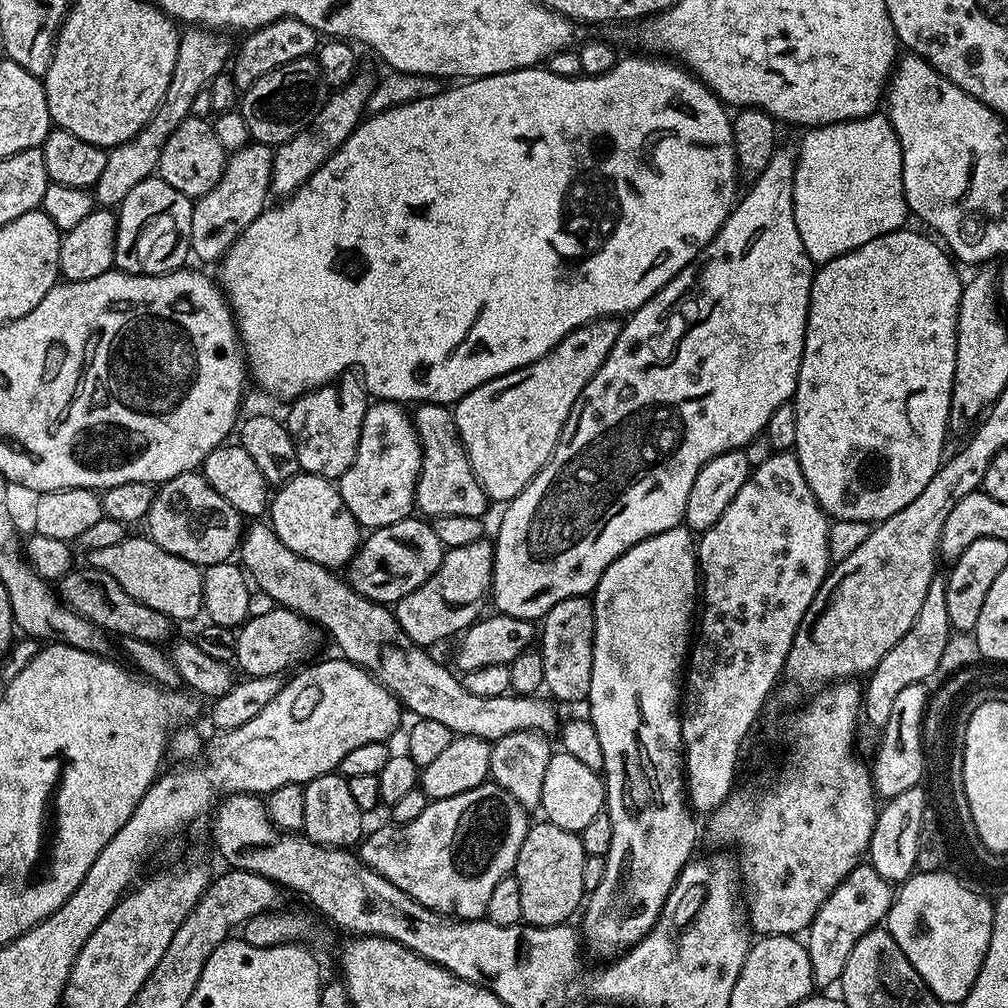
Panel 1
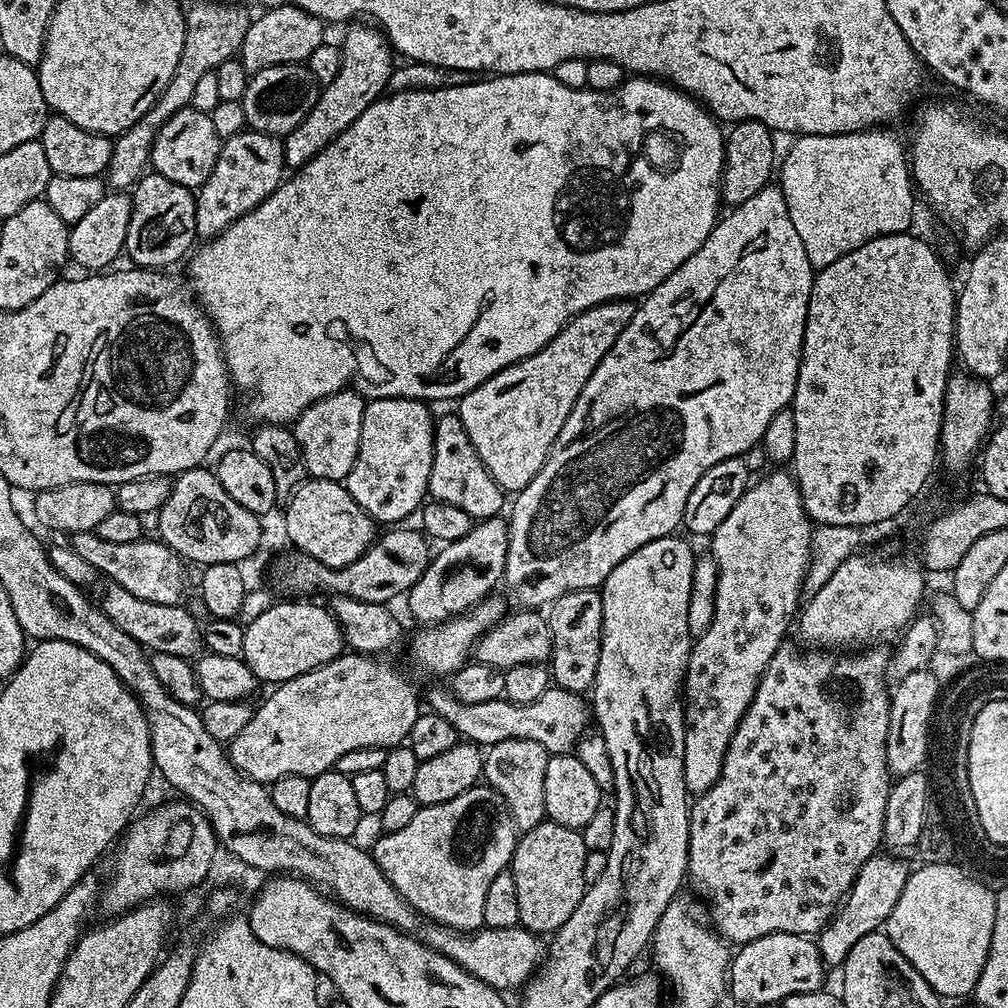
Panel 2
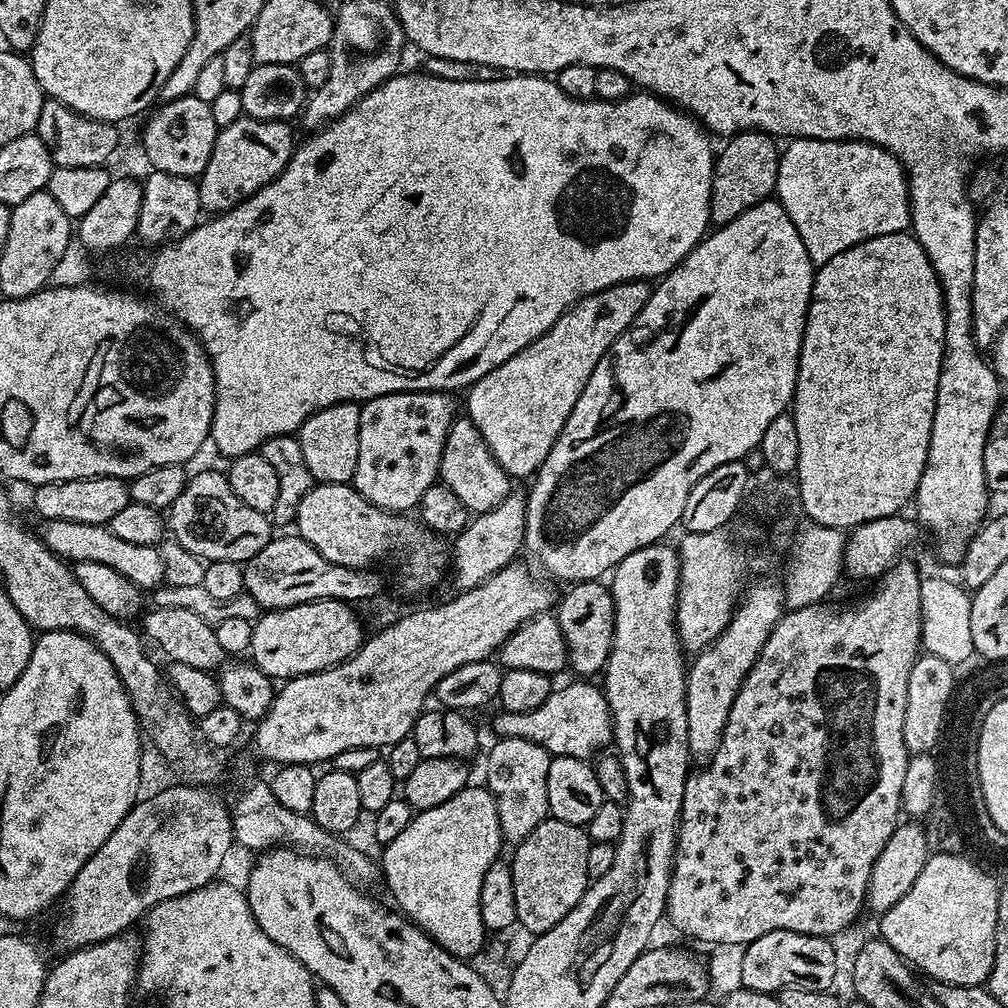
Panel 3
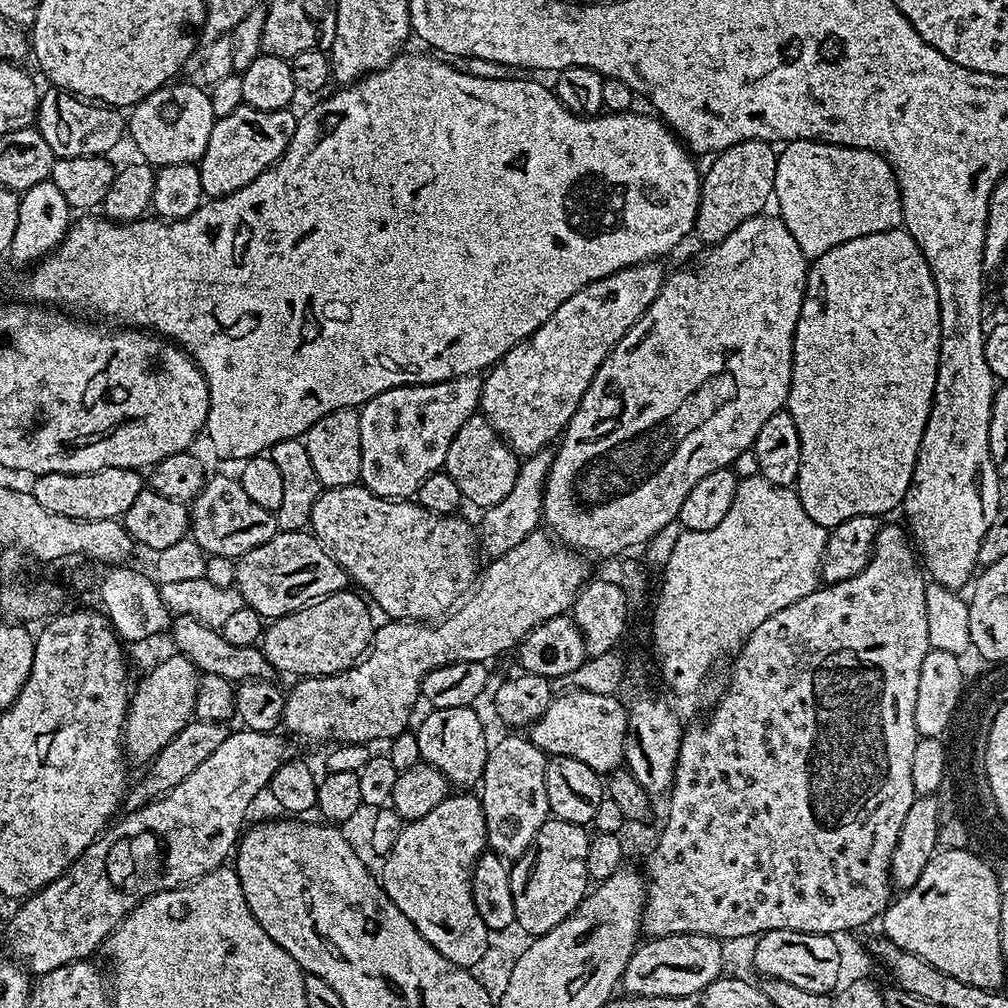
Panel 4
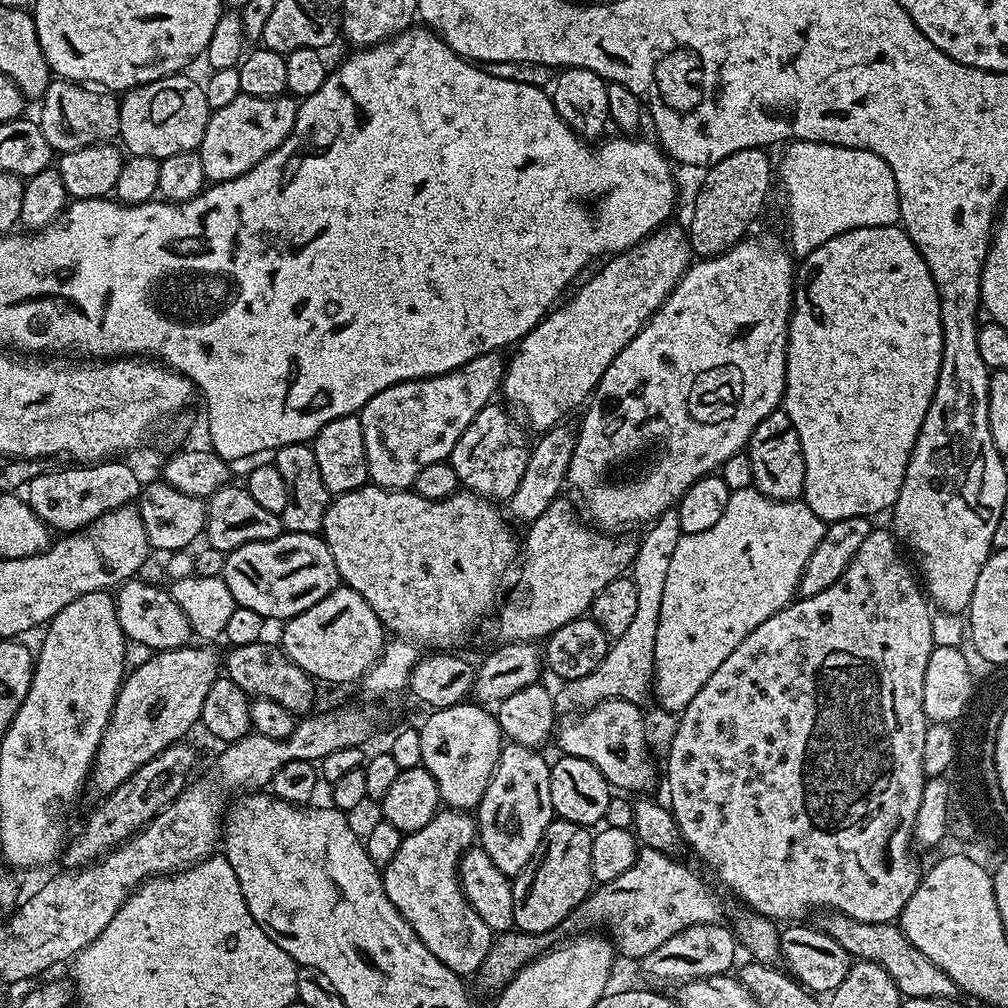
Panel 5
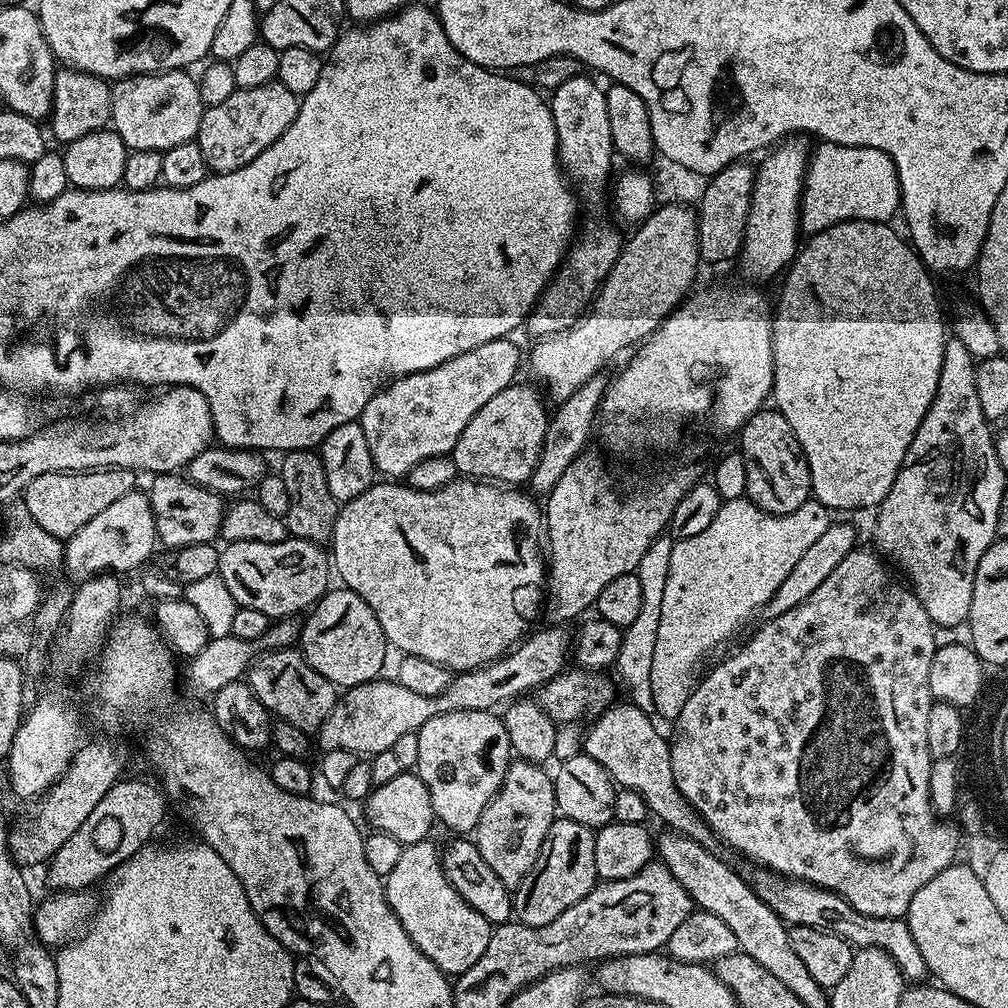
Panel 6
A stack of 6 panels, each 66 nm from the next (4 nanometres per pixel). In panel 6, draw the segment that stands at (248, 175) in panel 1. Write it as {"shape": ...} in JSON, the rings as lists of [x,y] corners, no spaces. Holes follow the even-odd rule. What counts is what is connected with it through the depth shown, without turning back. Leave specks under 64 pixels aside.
{"shape":[[[273,82],[266,86],[237,88],[226,102],[207,106],[195,141],[213,173],[233,172],[258,158],[266,146],[270,146],[296,121],[300,100],[286,86]]]}

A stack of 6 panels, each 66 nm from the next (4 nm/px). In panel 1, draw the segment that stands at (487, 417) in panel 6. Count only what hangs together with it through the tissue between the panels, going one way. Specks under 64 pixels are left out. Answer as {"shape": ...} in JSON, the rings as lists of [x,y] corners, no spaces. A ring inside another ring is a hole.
{"shape":[[[423,402],[417,403],[415,408],[416,412],[411,413],[412,425],[416,427],[422,450],[422,466],[416,483],[415,507],[419,511],[421,508],[425,512],[421,513],[428,518],[450,514],[483,517],[484,511],[490,507],[490,501],[470,466],[470,458],[456,429],[453,409],[447,404]]]}

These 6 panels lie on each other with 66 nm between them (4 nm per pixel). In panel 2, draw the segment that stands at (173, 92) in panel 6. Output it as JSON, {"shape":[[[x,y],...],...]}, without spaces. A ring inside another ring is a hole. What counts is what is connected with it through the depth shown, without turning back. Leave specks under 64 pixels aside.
{"shape":[[[189,106],[178,110],[178,114],[166,121],[162,130],[158,130],[150,164],[155,175],[170,178],[170,182],[178,182],[178,186],[198,190],[204,185],[206,178],[210,178],[214,162],[218,162],[221,143],[218,130],[214,130],[211,115]]]}

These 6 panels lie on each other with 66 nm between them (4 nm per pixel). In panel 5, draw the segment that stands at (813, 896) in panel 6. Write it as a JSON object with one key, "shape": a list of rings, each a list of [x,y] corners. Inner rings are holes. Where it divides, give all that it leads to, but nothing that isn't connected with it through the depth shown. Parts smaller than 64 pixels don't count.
{"shape":[[[828,912],[821,916],[824,917],[818,921],[820,931],[826,933],[830,938],[834,938],[834,942],[838,942],[838,946],[842,946],[848,951],[849,957],[856,960],[869,960],[882,966],[882,970],[886,970],[886,974],[890,974],[890,978],[894,978],[894,986],[898,986],[901,997],[909,1000],[914,998],[955,1000],[961,995],[959,986],[952,981],[950,974],[946,974],[946,970],[934,966],[934,962],[930,962],[930,958],[926,958],[926,954],[922,954],[922,950],[918,950],[918,946],[914,946],[914,942],[910,942],[910,938],[906,938],[899,923],[858,922],[850,919],[845,912]]]}

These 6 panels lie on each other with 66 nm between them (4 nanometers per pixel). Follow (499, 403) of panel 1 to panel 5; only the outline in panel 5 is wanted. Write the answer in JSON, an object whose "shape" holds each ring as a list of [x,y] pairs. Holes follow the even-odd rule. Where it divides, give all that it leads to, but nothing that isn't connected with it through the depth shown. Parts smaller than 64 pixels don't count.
{"shape":[[[676,222],[669,223],[642,243],[601,263],[600,272],[594,273],[576,293],[571,293],[573,296],[569,304],[561,303],[518,341],[514,348],[516,353],[512,360],[510,356],[504,369],[502,396],[504,392],[509,400],[507,403],[528,419],[529,429],[537,428],[537,433],[543,434],[561,423],[567,412],[574,411],[576,407],[579,409],[587,401],[602,374],[606,374],[606,366],[614,362],[618,353],[640,333],[641,326],[660,309],[662,302],[666,302],[689,263],[690,249],[685,229],[679,228]]]}

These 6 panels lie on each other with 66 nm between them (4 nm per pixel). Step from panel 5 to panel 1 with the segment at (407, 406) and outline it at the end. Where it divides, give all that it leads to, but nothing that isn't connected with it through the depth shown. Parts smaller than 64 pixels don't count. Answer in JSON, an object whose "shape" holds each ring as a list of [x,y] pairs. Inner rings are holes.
{"shape":[[[372,402],[362,418],[362,434],[350,470],[342,474],[338,487],[346,510],[354,514],[361,529],[371,530],[402,522],[413,515],[416,483],[422,466],[422,450],[412,417],[396,402]]]}

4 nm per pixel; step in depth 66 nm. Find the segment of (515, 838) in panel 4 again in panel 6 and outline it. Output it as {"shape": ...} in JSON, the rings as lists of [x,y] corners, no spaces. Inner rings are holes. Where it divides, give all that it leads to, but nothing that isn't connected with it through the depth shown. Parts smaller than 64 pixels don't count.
{"shape":[[[513,759],[506,770],[506,778],[502,778],[500,793],[489,802],[486,810],[482,810],[482,818],[474,829],[474,839],[478,850],[482,850],[482,858],[490,865],[490,870],[502,878],[502,882],[509,890],[515,889],[529,872],[536,866],[536,859],[540,856],[542,846],[548,839],[548,831],[553,820],[557,819],[556,795],[552,785],[553,777],[544,773],[545,769],[539,764],[532,764],[528,760]]]}

